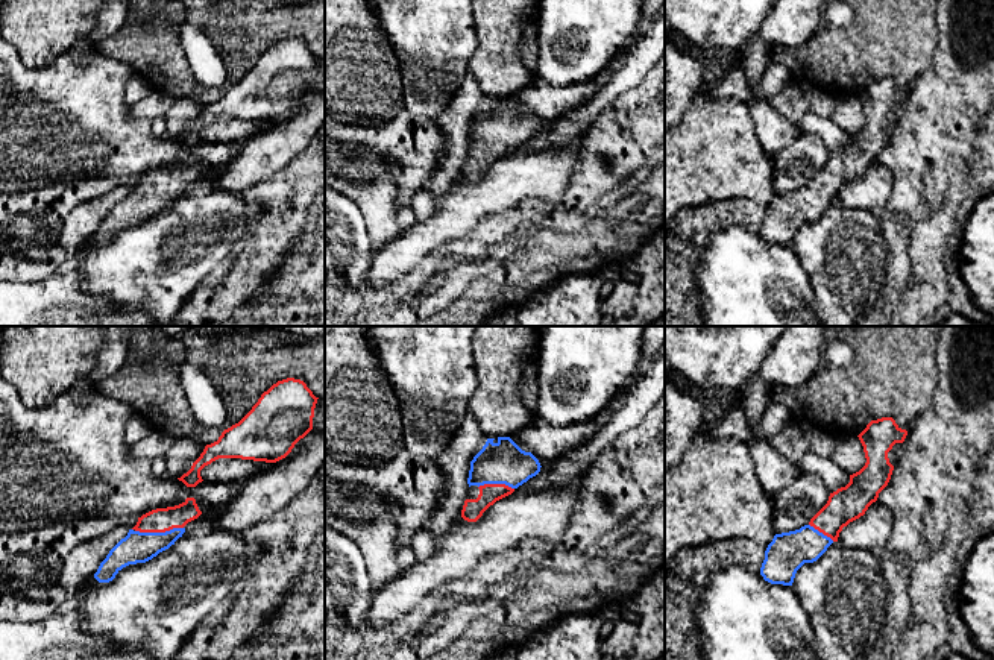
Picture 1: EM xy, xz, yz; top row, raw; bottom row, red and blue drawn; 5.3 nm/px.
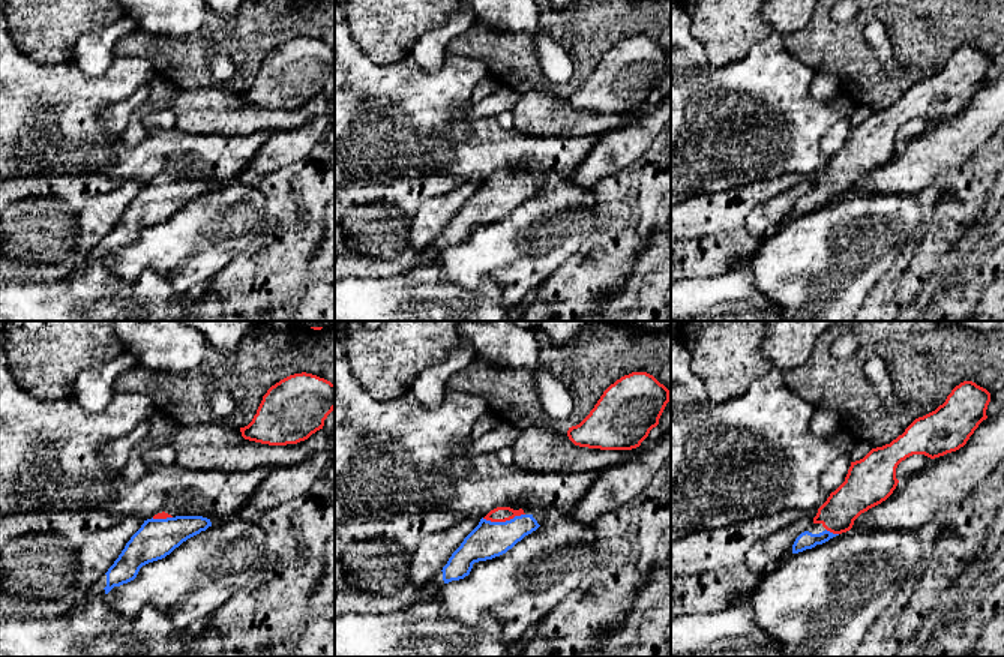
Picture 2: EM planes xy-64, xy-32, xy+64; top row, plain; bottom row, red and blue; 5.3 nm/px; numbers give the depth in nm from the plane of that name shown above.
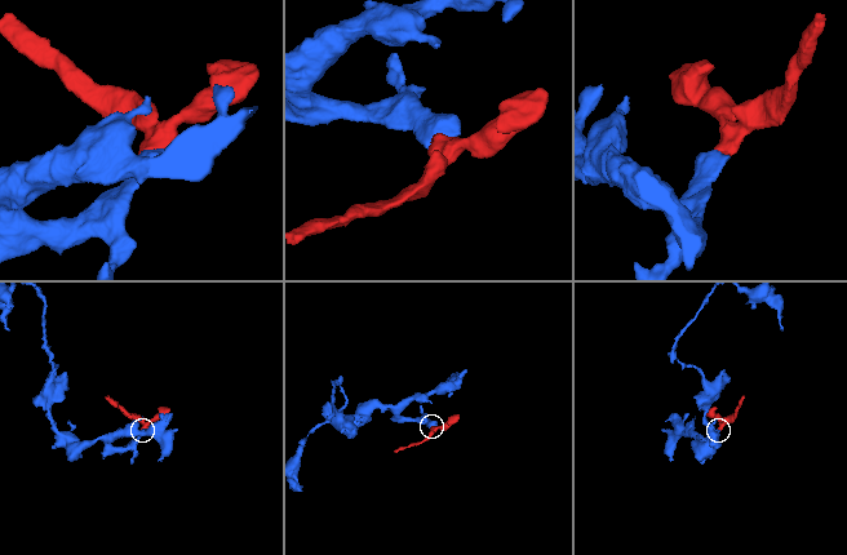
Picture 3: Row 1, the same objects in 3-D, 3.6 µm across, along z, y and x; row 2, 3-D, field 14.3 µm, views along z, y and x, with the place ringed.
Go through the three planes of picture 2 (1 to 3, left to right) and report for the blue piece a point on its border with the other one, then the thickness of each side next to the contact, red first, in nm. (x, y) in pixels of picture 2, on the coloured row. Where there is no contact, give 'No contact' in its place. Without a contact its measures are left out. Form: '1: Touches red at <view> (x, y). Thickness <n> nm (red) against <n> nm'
1: Touches red at xy-64 (161, 518). Thickness 40 nm (red) against 200 nm
2: Touches red at xy-32 (503, 521). Thickness 80 nm (red) against 190 nm
3: Touches red at xy+64 (832, 531). Thickness 200 nm (red) against 100 nm

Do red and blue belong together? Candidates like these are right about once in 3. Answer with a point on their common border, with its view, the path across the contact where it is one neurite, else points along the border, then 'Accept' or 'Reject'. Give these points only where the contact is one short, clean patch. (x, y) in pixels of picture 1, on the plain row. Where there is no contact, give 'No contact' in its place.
Touches red at xy (158, 191). Path across: xy (161, 179), (158, 191), (137, 207). Accept

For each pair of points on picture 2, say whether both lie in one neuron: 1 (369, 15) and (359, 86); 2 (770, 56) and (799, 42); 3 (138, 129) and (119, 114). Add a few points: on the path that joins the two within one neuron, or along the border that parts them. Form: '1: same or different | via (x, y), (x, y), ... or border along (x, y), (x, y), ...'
1: different | border along (350, 33), (375, 63), (392, 65), (398, 62)
2: different | border along (782, 36), (782, 44), (814, 71)
3: different | border along (132, 116), (122, 132)

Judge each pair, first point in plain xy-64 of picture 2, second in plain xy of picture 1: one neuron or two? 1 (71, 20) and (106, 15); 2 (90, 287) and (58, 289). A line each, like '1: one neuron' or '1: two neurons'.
1: two neurons
2: one neuron

